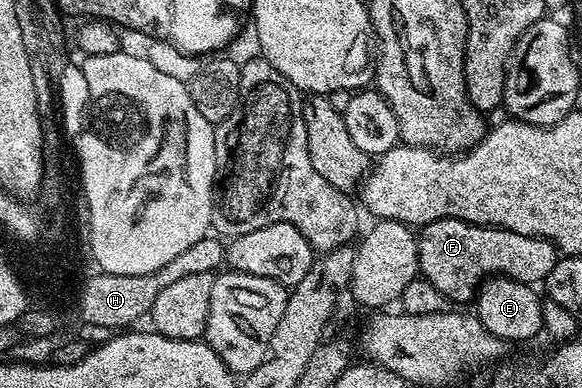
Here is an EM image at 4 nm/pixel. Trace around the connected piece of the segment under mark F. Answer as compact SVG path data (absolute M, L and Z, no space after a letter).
M435 220L423 225L419 229L416 241L418 248L418 262L420 263L419 275L425 280L434 282L438 290L456 306L464 306L477 295L478 289L485 280L499 274L508 276L517 284L529 286L539 285L554 270L558 259L558 249L549 240L540 236L527 236L526 234L514 234L505 228L489 228L483 224L467 224L464 220Z

